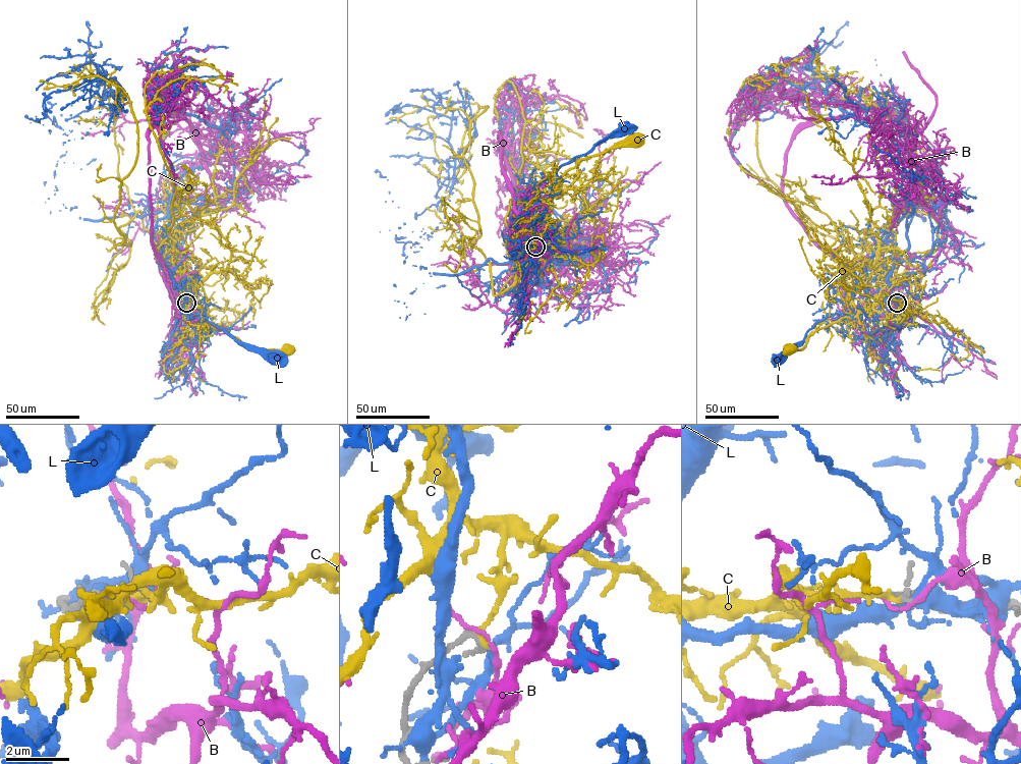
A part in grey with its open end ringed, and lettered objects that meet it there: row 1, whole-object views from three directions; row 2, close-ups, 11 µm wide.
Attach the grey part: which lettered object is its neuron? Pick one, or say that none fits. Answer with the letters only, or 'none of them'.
none of them

